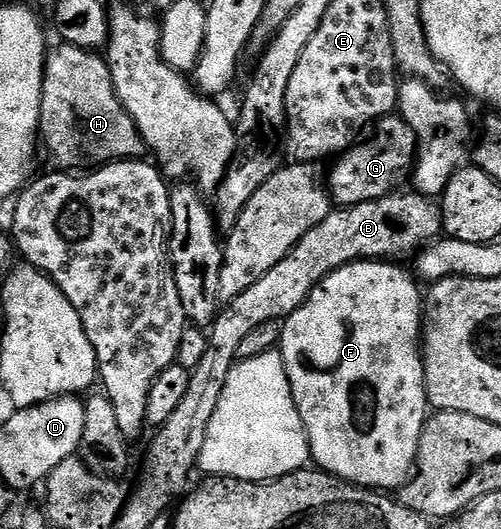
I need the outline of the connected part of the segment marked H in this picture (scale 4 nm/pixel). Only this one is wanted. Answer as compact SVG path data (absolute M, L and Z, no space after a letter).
M59 45L47 57L47 67L43 71L43 100L39 110L39 129L42 142L63 163L83 163L87 151L95 161L118 161L134 159L145 151L143 137L133 117L123 108L115 85L111 80L110 66L102 54L86 51L80 47Z

